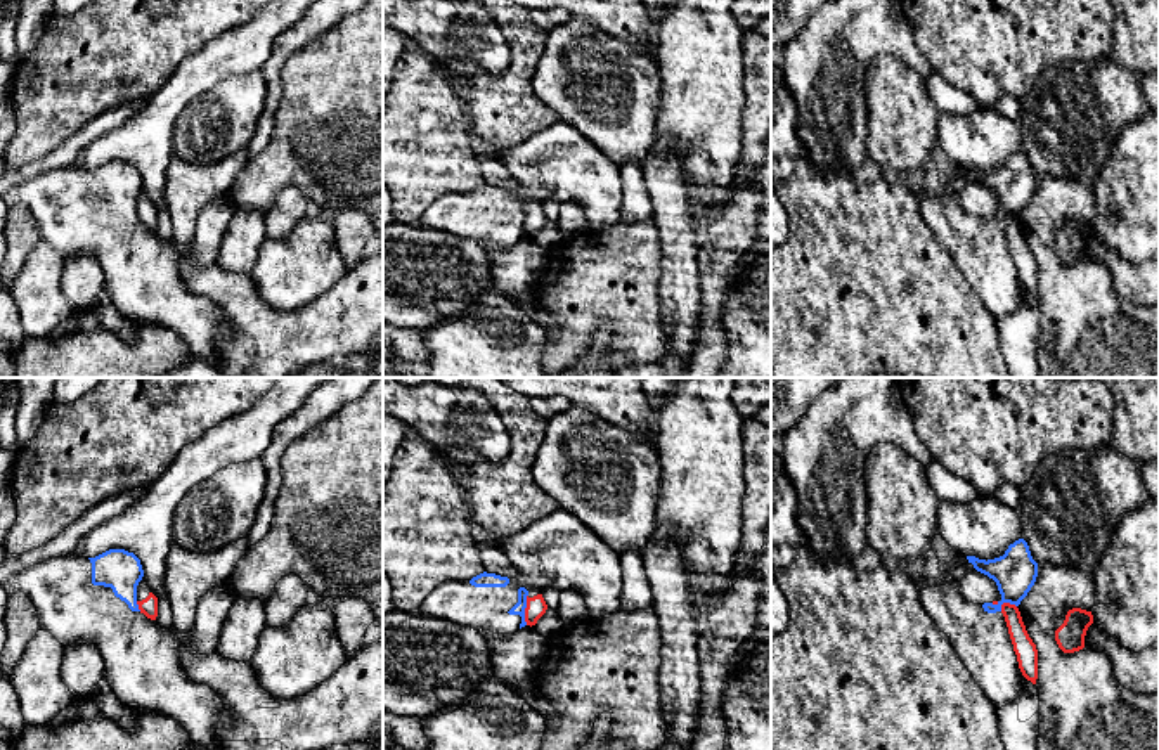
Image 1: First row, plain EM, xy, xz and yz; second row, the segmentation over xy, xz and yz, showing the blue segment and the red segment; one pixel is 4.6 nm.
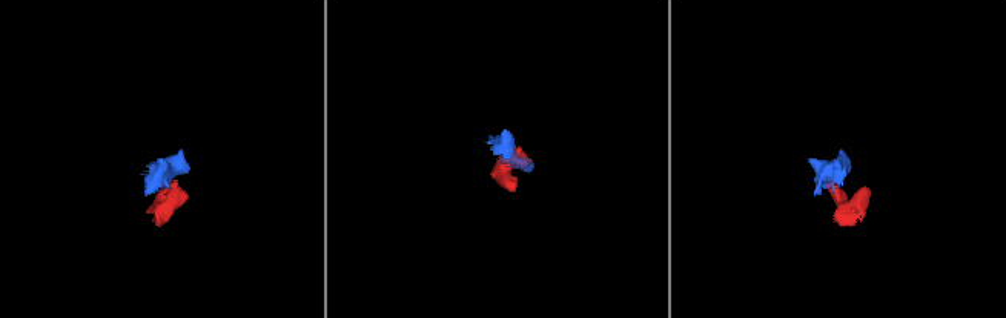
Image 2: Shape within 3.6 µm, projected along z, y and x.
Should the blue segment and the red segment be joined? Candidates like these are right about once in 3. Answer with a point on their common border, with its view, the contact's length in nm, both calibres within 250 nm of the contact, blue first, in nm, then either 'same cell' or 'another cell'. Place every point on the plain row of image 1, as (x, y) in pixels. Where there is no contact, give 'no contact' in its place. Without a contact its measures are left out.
contact xz (524, 222); length 140 nm; calibres 60 and 100 nm; another cell

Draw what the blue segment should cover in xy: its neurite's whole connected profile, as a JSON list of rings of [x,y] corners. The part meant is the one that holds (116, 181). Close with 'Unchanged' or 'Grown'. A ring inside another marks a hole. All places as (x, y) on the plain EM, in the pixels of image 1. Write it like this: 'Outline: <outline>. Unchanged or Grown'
Outline: [[[109,161],[95,170],[71,166],[33,177],[17,185],[12,199],[29,210],[42,241],[64,260],[76,253],[97,258],[104,289],[121,315],[175,329],[192,353],[220,367],[223,359],[217,339],[223,314],[184,284],[184,265],[217,265],[234,208],[227,197],[208,203],[184,249],[139,222],[142,189],[133,165]]]. Grown

